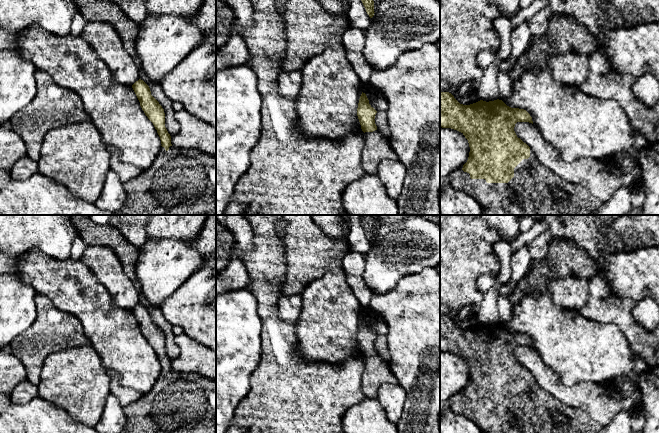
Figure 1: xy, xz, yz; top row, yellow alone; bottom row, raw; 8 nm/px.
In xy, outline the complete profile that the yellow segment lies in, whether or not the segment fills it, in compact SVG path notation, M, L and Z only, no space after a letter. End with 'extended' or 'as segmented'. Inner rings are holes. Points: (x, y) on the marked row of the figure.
M139 79L132 88L142 110L157 130L162 147L146 170L123 183L126 200L114 215L216 215L216 155L173 147L165 127L164 109L151 95L149 86Z; extended

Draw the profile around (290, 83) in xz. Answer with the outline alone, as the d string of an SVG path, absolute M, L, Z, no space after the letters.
M301 71L281 73L279 76L279 94L288 99L296 99L302 85Z

